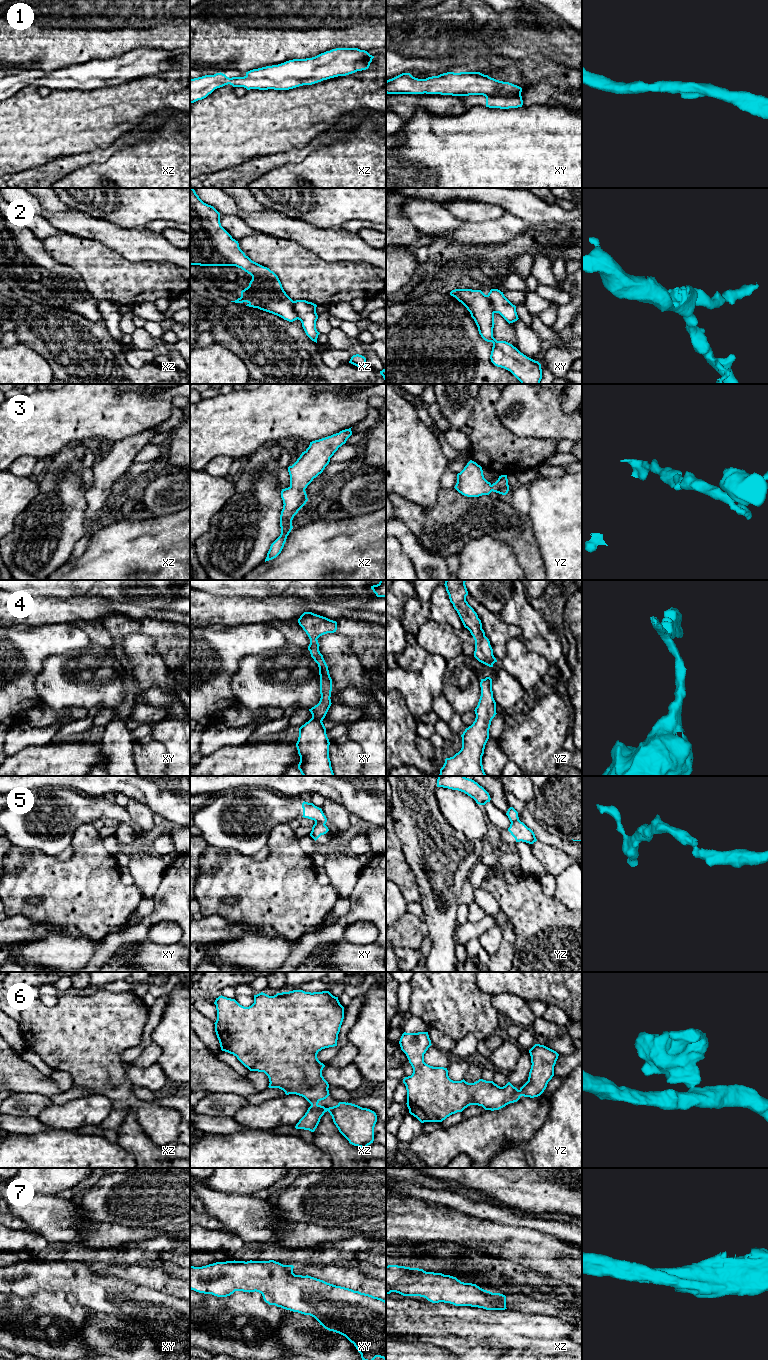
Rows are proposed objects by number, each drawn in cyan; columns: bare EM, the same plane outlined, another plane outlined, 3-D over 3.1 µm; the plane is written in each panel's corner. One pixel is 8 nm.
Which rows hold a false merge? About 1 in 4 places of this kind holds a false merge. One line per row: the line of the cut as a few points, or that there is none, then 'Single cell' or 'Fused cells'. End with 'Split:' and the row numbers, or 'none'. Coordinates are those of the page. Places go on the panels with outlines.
1: No split. Single cell
2: Split along xz (293, 301), (293, 307), (298, 318). Fused cells
3: No split. Single cell
4: No split. Single cell
5: No split. Single cell
6: No split. Single cell
7: No split. Single cell
Split: 2

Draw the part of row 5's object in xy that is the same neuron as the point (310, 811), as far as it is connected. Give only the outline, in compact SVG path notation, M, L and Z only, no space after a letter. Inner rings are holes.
M304 801L302 803L302 808L302 817L315 821L310 836L316 841L321 835L324 835L329 831L328 827L325 825L327 822L327 818L324 815L322 809L315 806L313 803Z

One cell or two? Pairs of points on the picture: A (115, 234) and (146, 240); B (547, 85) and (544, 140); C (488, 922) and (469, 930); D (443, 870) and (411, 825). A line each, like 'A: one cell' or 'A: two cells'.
A: one cell
B: two cells
C: one cell
D: one cell

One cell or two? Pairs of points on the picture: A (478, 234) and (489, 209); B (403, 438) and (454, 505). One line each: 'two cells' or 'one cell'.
A: two cells
B: two cells

